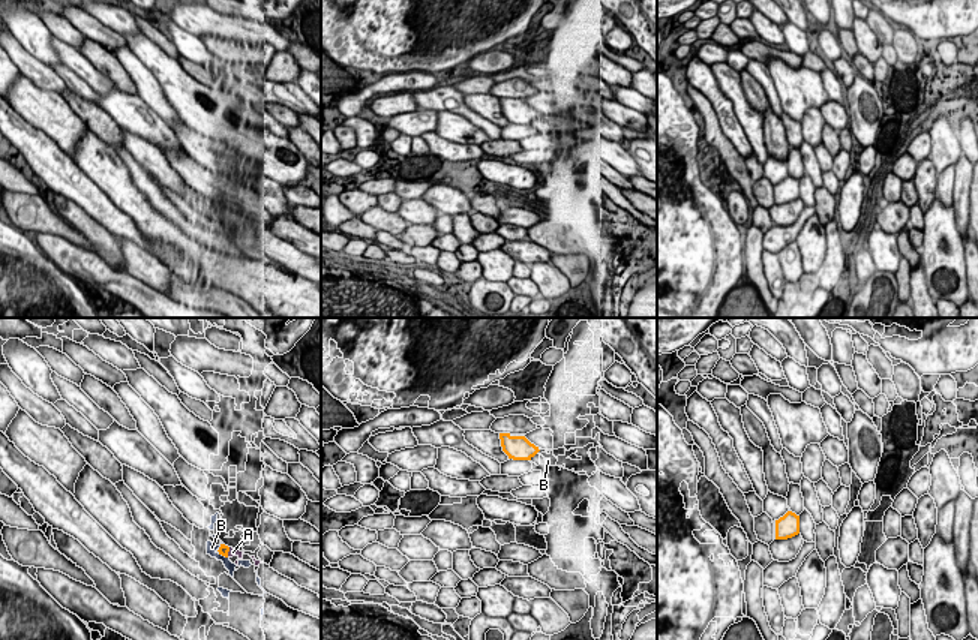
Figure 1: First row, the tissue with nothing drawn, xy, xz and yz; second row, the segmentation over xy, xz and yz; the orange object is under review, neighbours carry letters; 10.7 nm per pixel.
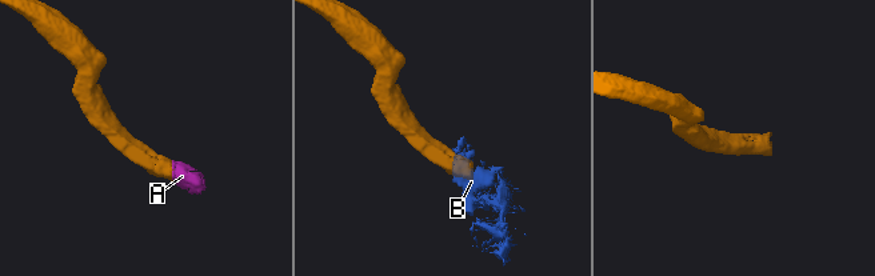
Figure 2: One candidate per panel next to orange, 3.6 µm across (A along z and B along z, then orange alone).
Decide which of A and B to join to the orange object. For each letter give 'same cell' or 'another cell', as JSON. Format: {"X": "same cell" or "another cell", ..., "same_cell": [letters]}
{"A": "same cell", "B": "another cell", "same_cell": ["A"]}

